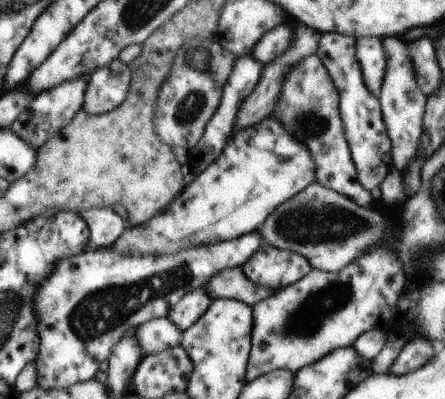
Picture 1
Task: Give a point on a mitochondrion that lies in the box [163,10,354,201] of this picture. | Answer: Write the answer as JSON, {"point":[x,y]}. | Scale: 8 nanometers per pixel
{"point":[317,124]}

